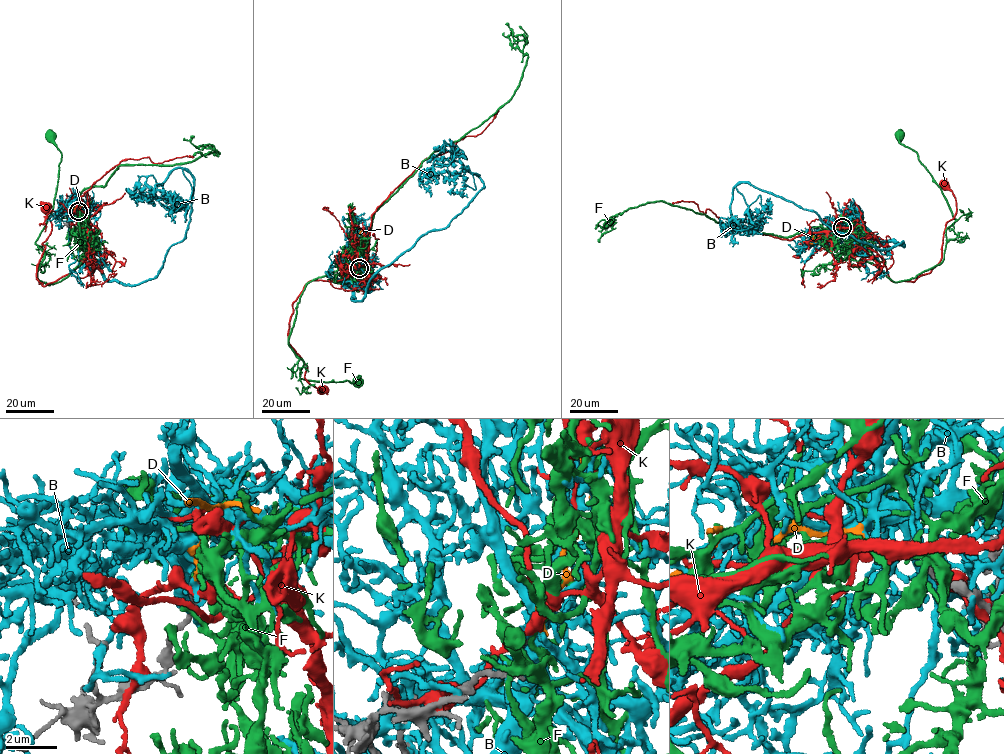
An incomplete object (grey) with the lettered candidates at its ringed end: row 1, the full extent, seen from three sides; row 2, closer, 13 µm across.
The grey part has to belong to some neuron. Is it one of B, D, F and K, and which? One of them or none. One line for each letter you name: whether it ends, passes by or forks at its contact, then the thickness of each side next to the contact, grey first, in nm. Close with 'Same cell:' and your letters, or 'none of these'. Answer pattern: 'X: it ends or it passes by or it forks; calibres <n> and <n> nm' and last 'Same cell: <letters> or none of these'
D: it ends; calibres 220 and 280 nm
Same cell: D

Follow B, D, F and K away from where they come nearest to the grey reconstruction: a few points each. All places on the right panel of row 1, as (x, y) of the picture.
B: (843, 228), (859, 223), (875, 240), (904, 245), (878, 248), (747, 183), (734, 188), (740, 234), (772, 218)
D: (842, 227), (828, 227), (814, 243), (800, 242)
F: (843, 227), (835, 245), (895, 282), (941, 262), (946, 228), (956, 219), (899, 135)
K: (844, 228), (876, 253), (892, 281), (911, 282), (941, 257), (946, 222), (957, 207), (945, 185)

